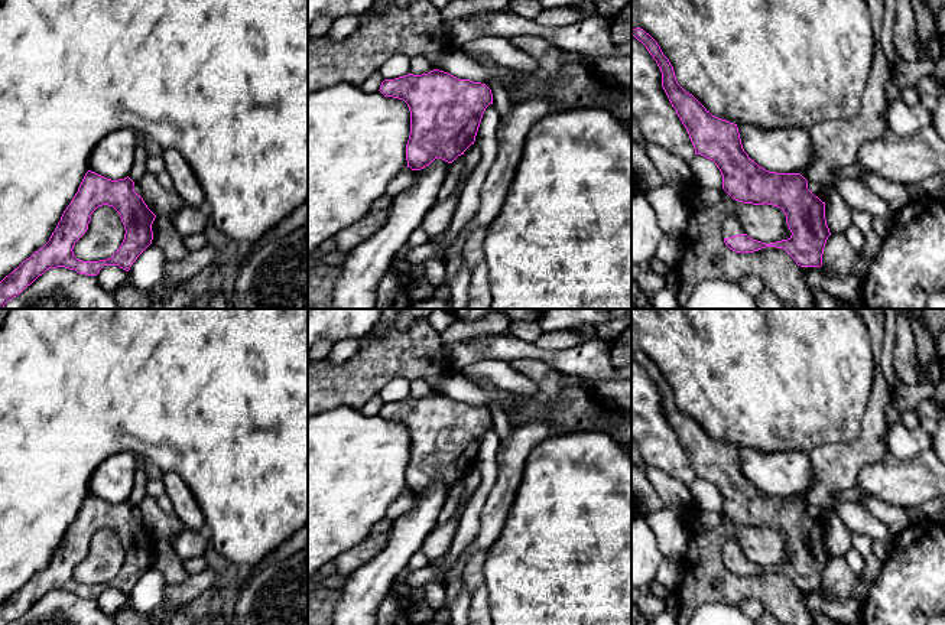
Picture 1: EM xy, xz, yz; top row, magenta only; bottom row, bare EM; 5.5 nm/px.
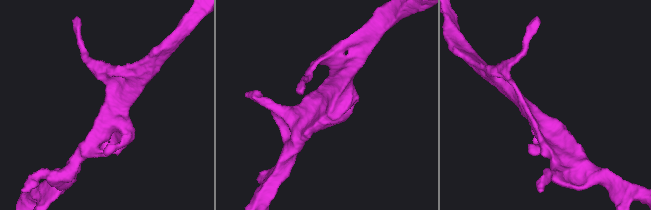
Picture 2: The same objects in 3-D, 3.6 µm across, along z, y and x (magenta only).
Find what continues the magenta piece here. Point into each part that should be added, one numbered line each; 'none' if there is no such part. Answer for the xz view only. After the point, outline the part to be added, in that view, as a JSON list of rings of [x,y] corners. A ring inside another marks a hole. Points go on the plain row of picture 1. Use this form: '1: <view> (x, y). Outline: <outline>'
none

